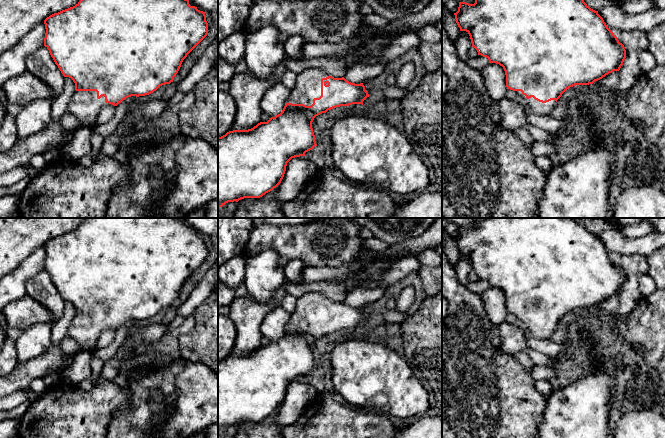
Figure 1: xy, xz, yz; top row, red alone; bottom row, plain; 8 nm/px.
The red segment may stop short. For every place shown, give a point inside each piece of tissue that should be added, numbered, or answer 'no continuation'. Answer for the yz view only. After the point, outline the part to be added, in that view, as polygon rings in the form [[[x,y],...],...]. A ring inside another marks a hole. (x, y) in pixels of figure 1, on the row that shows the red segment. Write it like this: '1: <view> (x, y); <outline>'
1: yz (539, 108); [[[516,91],[516,93],[529,104],[530,108],[537,115],[550,116],[556,105],[555,100],[551,100],[549,102],[542,103],[542,102],[535,100],[533,97],[527,99],[526,96],[523,95],[521,91]]]

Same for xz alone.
1: xz (308, 86); [[[313,67],[297,74],[297,83],[291,89],[286,103],[311,106],[314,98],[321,96],[321,79],[329,75],[321,68]]]

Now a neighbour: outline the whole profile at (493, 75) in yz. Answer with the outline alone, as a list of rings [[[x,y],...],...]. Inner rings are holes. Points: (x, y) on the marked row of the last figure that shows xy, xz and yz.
[[[489,63],[482,71],[483,83],[490,97],[498,102],[506,95],[506,75],[502,66]]]

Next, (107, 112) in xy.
[[[106,105],[101,110],[100,113],[95,121],[96,125],[102,125],[108,122],[115,114],[115,107],[114,105]]]

